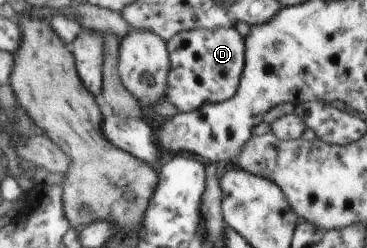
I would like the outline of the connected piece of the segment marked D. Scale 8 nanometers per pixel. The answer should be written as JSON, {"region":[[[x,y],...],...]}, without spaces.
{"region":[[[231,27],[181,31],[168,40],[171,70],[168,74],[166,98],[181,113],[202,108],[205,102],[222,103],[232,99],[241,86],[246,68],[246,38]]]}

